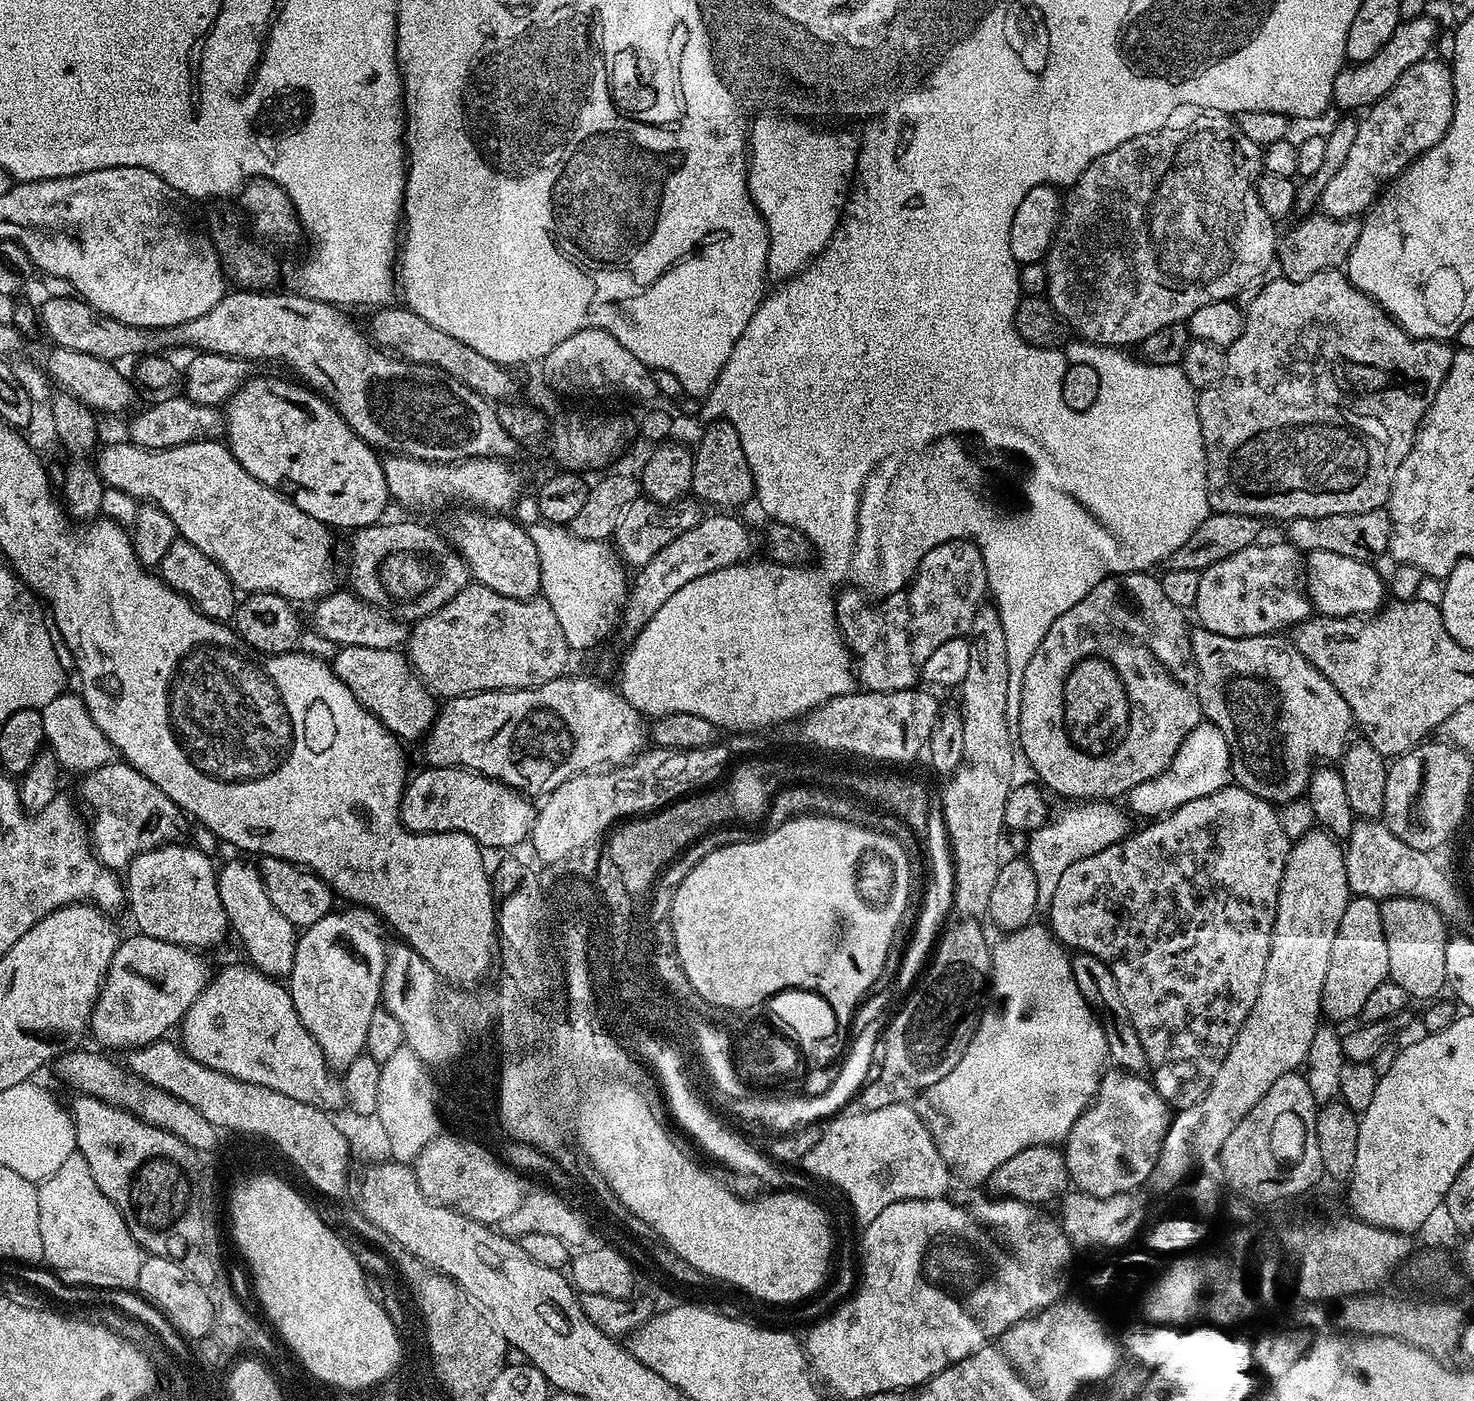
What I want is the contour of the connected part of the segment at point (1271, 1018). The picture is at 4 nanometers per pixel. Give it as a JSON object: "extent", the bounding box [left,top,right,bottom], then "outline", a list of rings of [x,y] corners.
{"extent":[1146,830,1350,1193],"outline":[[[1325,830],[1305,832],[1297,840],[1300,841],[1298,841],[1297,844],[1295,841],[1295,843],[1289,847],[1288,857],[1286,858],[1286,870],[1282,874],[1282,886],[1278,894],[1278,902],[1276,903],[1276,917],[1272,923],[1270,958],[1266,962],[1266,974],[1262,974],[1262,986],[1258,990],[1258,1002],[1254,1002],[1254,1006],[1250,1010],[1250,1014],[1246,1018],[1242,1030],[1234,1038],[1234,1042],[1230,1046],[1230,1050],[1226,1054],[1226,1058],[1222,1062],[1218,1074],[1214,1074],[1214,1082],[1210,1086],[1210,1090],[1206,1090],[1206,1094],[1201,1100],[1194,1102],[1194,1106],[1179,1109],[1179,1111],[1171,1117],[1168,1129],[1166,1130],[1166,1138],[1162,1142],[1162,1150],[1158,1154],[1154,1170],[1148,1175],[1146,1181],[1147,1187],[1152,1187],[1156,1192],[1173,1191],[1172,1193],[1175,1193],[1193,1173],[1200,1170],[1195,1170],[1195,1168],[1202,1167],[1207,1160],[1215,1161],[1222,1150],[1222,1142],[1226,1142],[1226,1137],[1230,1135],[1230,1130],[1234,1130],[1234,1126],[1238,1126],[1238,1122],[1242,1122],[1242,1118],[1246,1118],[1246,1114],[1250,1114],[1250,1110],[1254,1110],[1254,1106],[1258,1106],[1258,1102],[1262,1102],[1262,1094],[1266,1094],[1266,1090],[1270,1090],[1270,1086],[1274,1086],[1274,1082],[1278,1082],[1278,1078],[1282,1078],[1282,1074],[1297,1071],[1297,1069],[1307,1061],[1310,1042],[1314,1042],[1316,1029],[1321,1027],[1322,1009],[1320,1007],[1320,995],[1322,994],[1322,986],[1326,982],[1326,970],[1330,970],[1330,949],[1334,946],[1334,934],[1338,934],[1338,926],[1342,922],[1342,914],[1346,910],[1346,906],[1350,899],[1350,891],[1347,884],[1346,862],[1344,861],[1345,849],[1342,847],[1339,839],[1336,839],[1330,832]]]}

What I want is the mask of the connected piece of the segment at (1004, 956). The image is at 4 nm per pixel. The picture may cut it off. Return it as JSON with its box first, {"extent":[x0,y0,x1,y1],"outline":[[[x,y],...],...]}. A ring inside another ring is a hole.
{"extent":[914,922,1110,1184],"outline":[[[1033,922],[1020,928],[1017,932],[1007,933],[1003,938],[1005,940],[995,941],[992,948],[992,970],[990,973],[990,996],[996,999],[996,1005],[992,1009],[985,1011],[980,1017],[980,1024],[976,1028],[974,1038],[970,1038],[970,1046],[966,1046],[966,1054],[962,1054],[962,1062],[942,1078],[942,1082],[934,1082],[915,1097],[914,1107],[917,1115],[920,1116],[921,1123],[932,1136],[934,1146],[938,1154],[946,1162],[949,1173],[960,1180],[965,1180],[968,1184],[980,1184],[991,1181],[992,1172],[1002,1166],[1002,1162],[1014,1158],[1022,1150],[1030,1146],[1056,1146],[1067,1137],[1068,1131],[1074,1126],[1074,1122],[1082,1113],[1086,1111],[1089,1104],[1093,1103],[1096,1098],[1096,1092],[1100,1088],[1100,1079],[1104,1077],[1106,1069],[1110,1064],[1108,1055],[1108,1043],[1104,1033],[1104,1025],[1096,1019],[1096,1014],[1092,1007],[1082,998],[1078,990],[1078,982],[1074,982],[1072,973],[1072,962],[1069,953],[1063,944],[1052,935],[1051,931],[1043,923]]]}

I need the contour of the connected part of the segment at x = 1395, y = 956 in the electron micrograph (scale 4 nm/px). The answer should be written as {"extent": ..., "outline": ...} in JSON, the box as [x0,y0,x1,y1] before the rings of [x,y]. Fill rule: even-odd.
{"extent":[1381,896,1450,1001],"outline":[[[1412,896],[1390,897],[1381,903],[1382,928],[1386,934],[1386,952],[1390,954],[1388,974],[1392,981],[1413,1001],[1431,1001],[1445,991],[1446,946],[1450,939],[1450,928],[1442,914],[1430,904]]]}

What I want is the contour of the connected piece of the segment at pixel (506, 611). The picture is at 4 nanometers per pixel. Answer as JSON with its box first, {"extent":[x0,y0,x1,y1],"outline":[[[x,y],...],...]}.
{"extent":[406,582,570,698],"outline":[[[469,582],[450,602],[411,627],[406,655],[430,692],[451,698],[469,692],[537,688],[557,680],[565,675],[570,649],[547,600],[515,600]]]}

